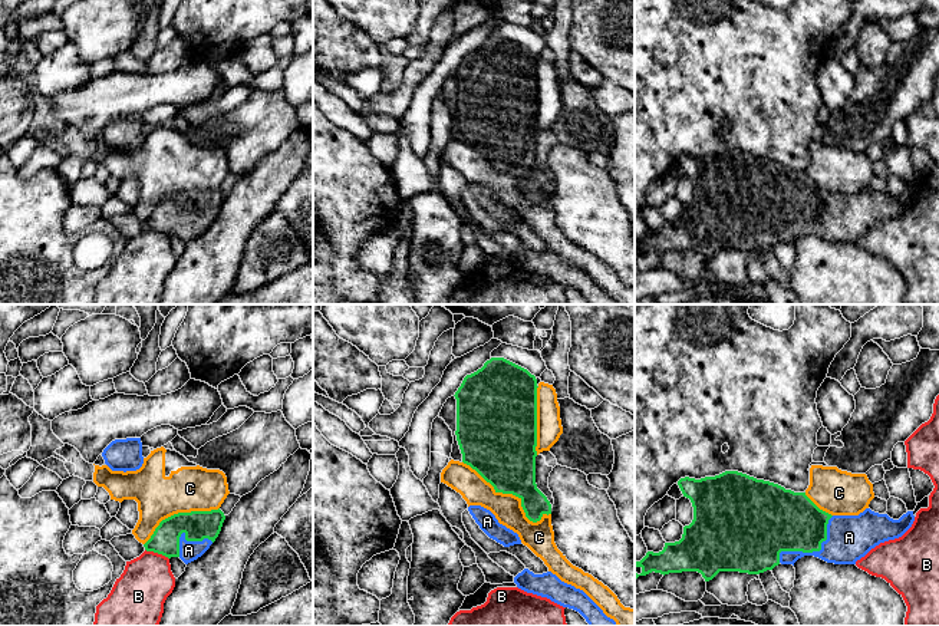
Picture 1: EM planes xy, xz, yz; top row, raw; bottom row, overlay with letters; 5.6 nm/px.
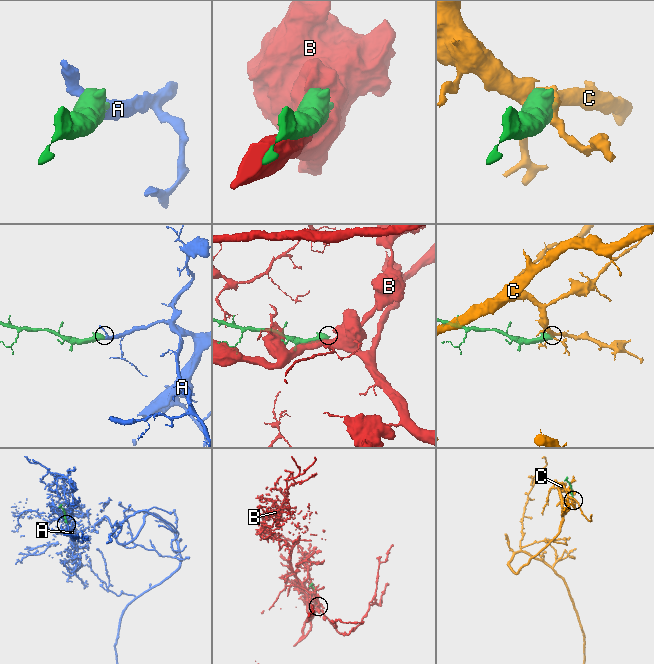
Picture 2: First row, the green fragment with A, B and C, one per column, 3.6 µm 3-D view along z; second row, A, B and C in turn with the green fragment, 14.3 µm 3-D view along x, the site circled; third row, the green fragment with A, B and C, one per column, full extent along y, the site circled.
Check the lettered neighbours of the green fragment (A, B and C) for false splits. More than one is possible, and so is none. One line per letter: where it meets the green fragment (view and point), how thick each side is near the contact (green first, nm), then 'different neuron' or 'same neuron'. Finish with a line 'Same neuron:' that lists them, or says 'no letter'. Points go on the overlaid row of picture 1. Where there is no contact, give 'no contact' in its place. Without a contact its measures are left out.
A: yz (811, 552) | 360/260 nm | same neuron
B: xy (157, 552) | 160/280 nm | different neuron
C: xz (511, 493) | 380/160 nm | different neuron
Same neuron: A

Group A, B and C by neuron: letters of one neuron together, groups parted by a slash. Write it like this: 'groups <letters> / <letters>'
groups A / B / C

